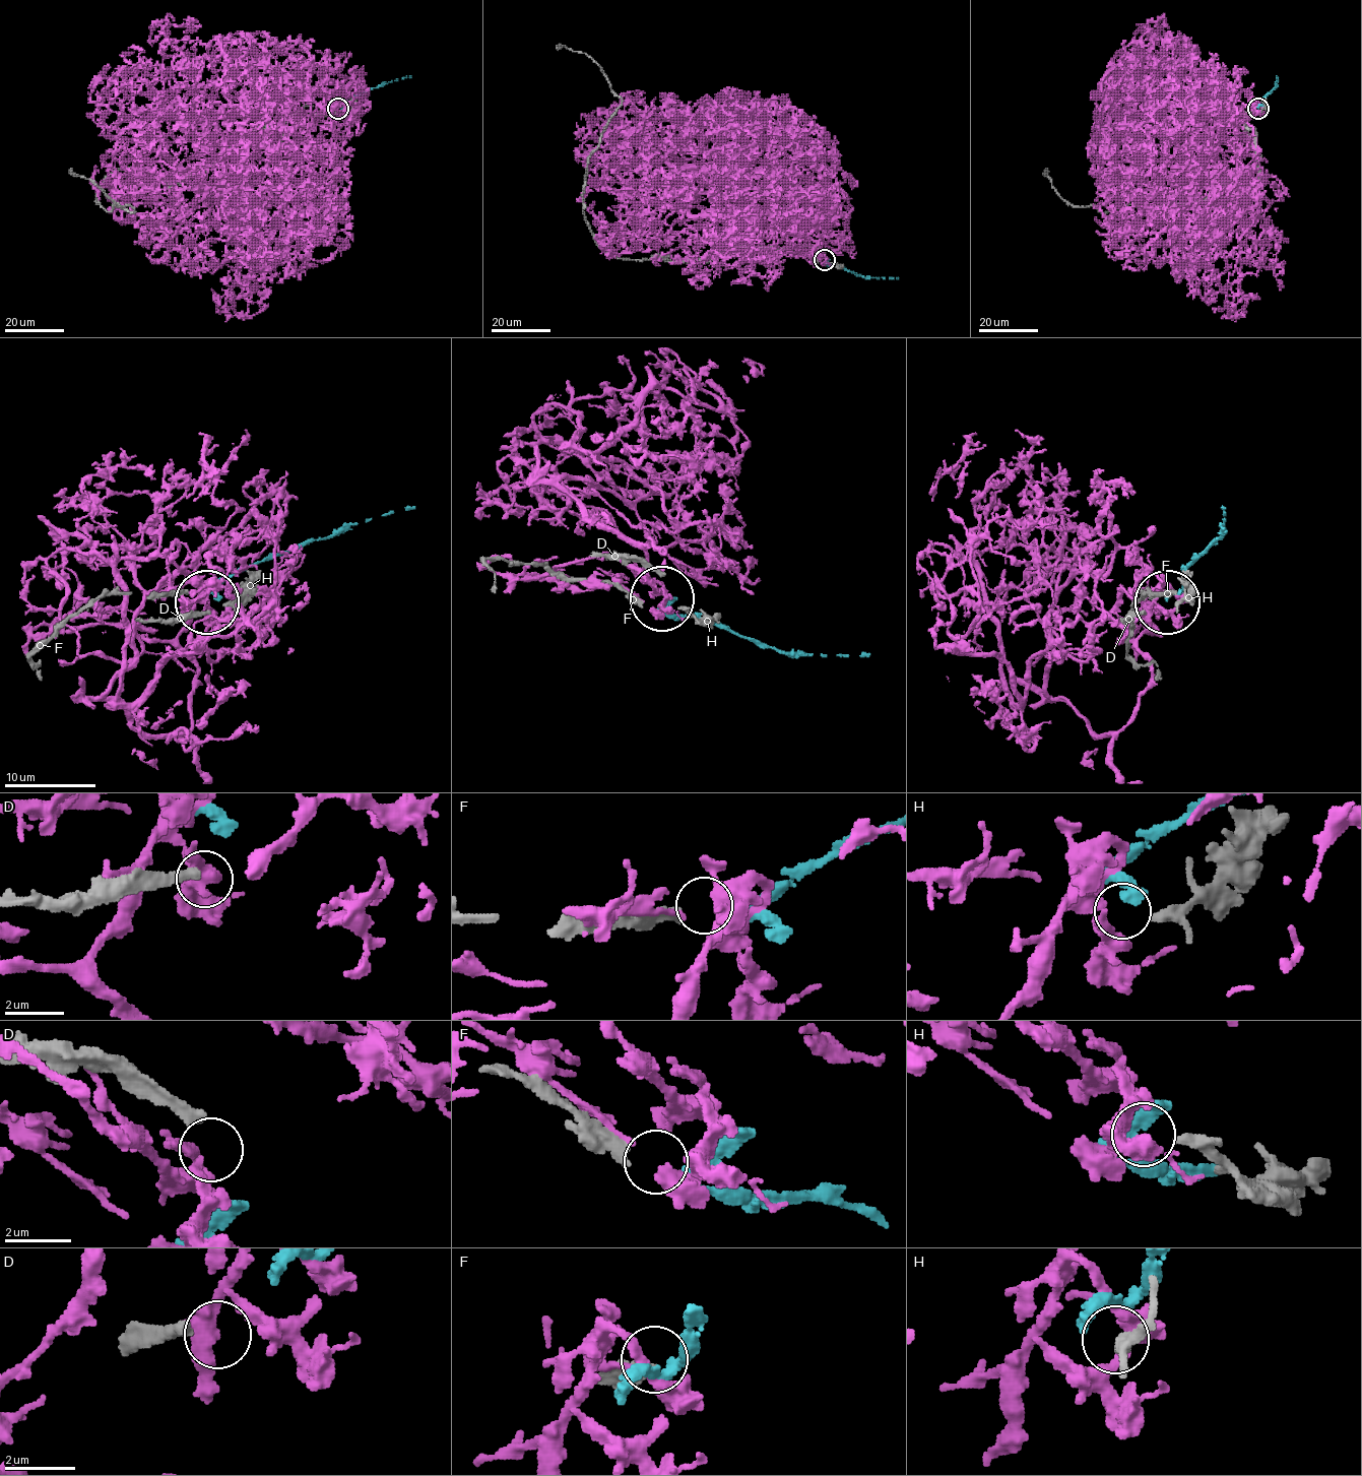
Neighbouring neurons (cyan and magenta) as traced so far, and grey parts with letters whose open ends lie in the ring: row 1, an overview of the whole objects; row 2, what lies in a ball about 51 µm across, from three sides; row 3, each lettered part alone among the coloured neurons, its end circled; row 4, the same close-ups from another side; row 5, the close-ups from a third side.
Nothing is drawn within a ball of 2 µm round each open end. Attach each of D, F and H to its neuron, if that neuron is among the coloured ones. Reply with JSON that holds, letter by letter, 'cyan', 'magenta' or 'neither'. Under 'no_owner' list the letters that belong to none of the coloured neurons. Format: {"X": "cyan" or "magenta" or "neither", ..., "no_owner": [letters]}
{"D": "neither", "F": "cyan", "H": "magenta", "no_owner": ["D"]}

